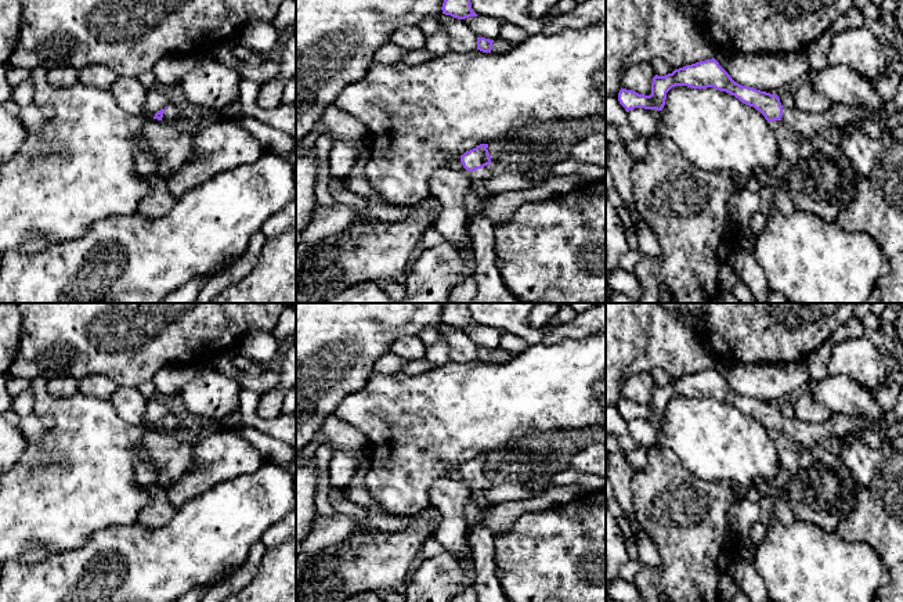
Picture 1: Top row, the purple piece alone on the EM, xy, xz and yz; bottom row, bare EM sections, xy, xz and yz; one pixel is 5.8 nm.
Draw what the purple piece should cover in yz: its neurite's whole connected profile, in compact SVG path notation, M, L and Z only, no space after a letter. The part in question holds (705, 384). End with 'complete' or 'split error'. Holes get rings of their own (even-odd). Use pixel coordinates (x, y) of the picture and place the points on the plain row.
M715 368L686 375L665 386L655 385L653 387L650 405L621 399L618 411L626 422L635 418L662 421L667 403L675 396L687 396L691 399L714 397L726 401L741 412L758 419L767 432L783 430L802 450L823 446L831 439L838 440L842 435L856 429L866 430L875 428L878 430L886 430L895 422L903 419L903 385L896 407L879 421L846 414L831 414L824 423L813 425L798 418L784 418L776 404L736 393Z; split error

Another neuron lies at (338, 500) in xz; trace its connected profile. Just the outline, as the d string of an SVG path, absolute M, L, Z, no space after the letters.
M331 486L328 494L329 504L335 508L336 512L354 518L357 522L365 518L364 508L350 502L348 498L343 494L342 489Z

